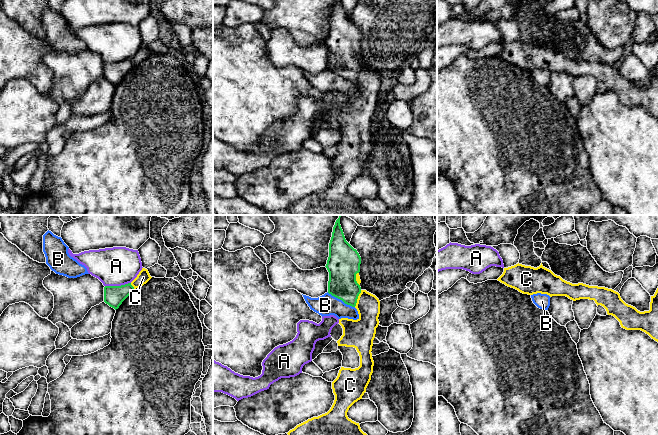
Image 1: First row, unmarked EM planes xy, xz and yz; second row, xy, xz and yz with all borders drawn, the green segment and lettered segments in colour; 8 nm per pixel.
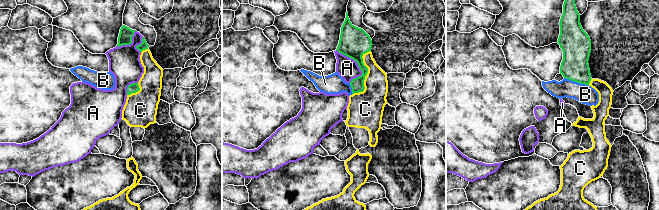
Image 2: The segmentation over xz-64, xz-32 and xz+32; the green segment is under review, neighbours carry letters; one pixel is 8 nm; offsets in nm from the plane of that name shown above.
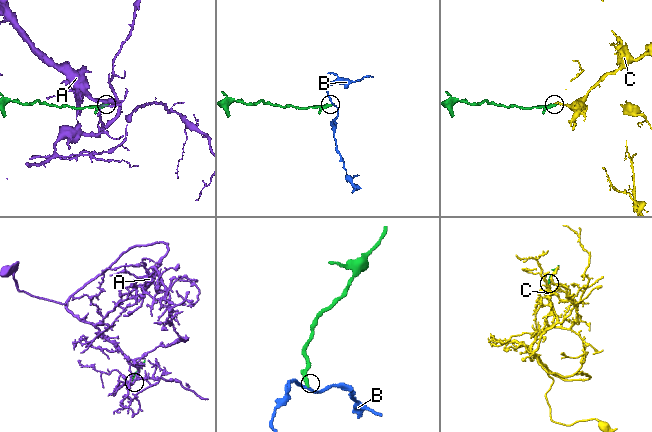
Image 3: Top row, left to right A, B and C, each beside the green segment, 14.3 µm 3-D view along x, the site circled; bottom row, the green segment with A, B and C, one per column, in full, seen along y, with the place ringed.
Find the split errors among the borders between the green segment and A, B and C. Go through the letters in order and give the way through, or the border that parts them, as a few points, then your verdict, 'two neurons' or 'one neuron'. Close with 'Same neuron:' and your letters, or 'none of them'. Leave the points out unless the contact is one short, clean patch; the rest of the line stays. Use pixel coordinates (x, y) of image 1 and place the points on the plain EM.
A: two neurons
B: border xz (327, 68), (354, 83); two neurons
C: way xz (342, 60), (357, 74), (368, 81); one neuron
Same neuron: C

